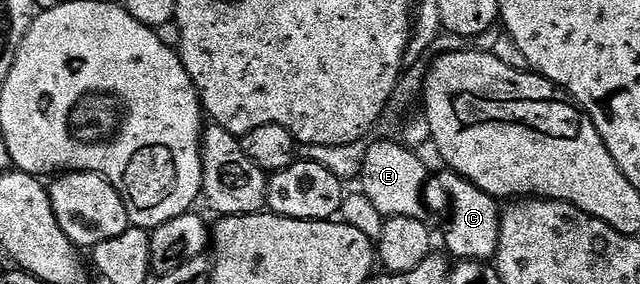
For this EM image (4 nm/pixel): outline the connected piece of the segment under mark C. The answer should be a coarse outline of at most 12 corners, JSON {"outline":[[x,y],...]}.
{"outline":[[446,168],[423,185],[446,253],[487,262],[501,206]]}

